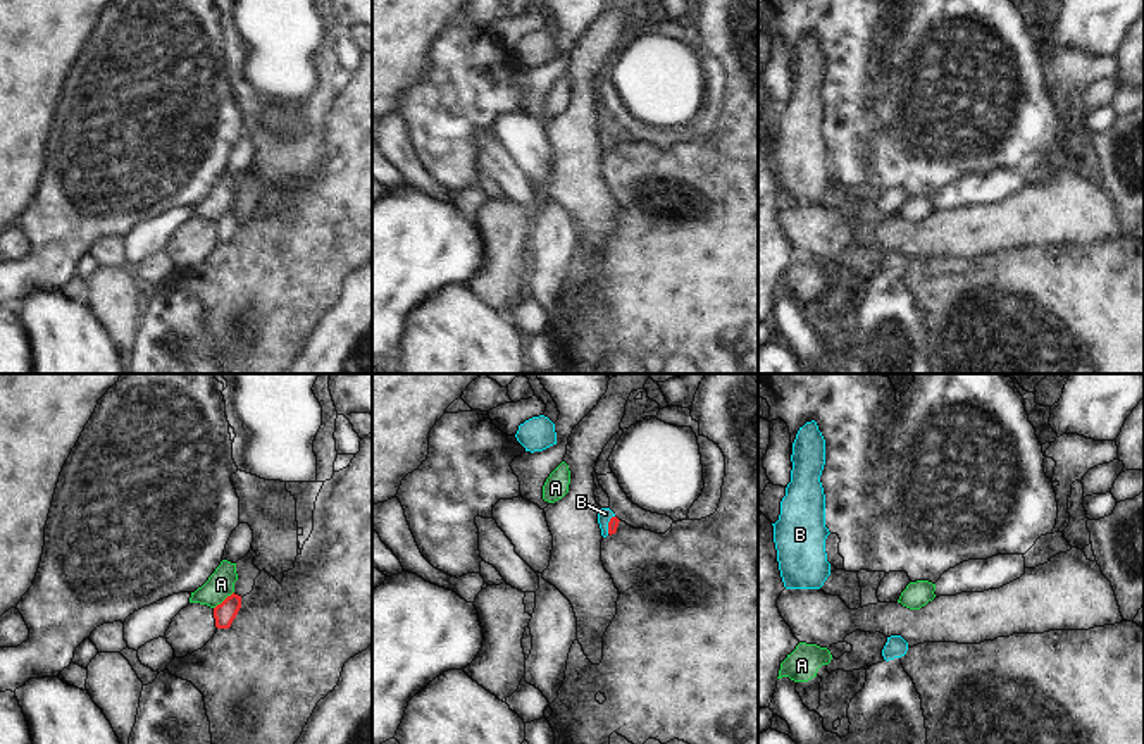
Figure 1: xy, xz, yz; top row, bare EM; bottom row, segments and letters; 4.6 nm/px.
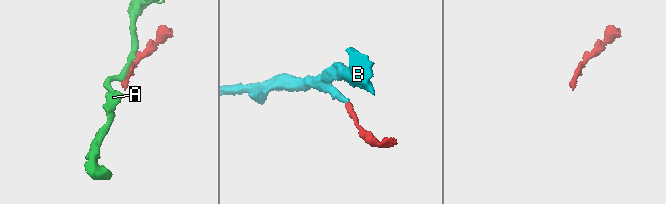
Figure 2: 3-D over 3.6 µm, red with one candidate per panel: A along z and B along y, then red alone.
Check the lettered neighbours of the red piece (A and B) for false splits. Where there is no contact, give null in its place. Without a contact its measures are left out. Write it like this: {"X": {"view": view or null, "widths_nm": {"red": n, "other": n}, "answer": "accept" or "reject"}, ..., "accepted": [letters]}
{"A": {"view": "xy", "widths_nm": {"red": 100, "other": 130}, "answer": "reject"}, "B": {"view": "xz", "widths_nm": {"red": 50, "other": 60}, "answer": "accept"}, "accepted": ["B"]}

